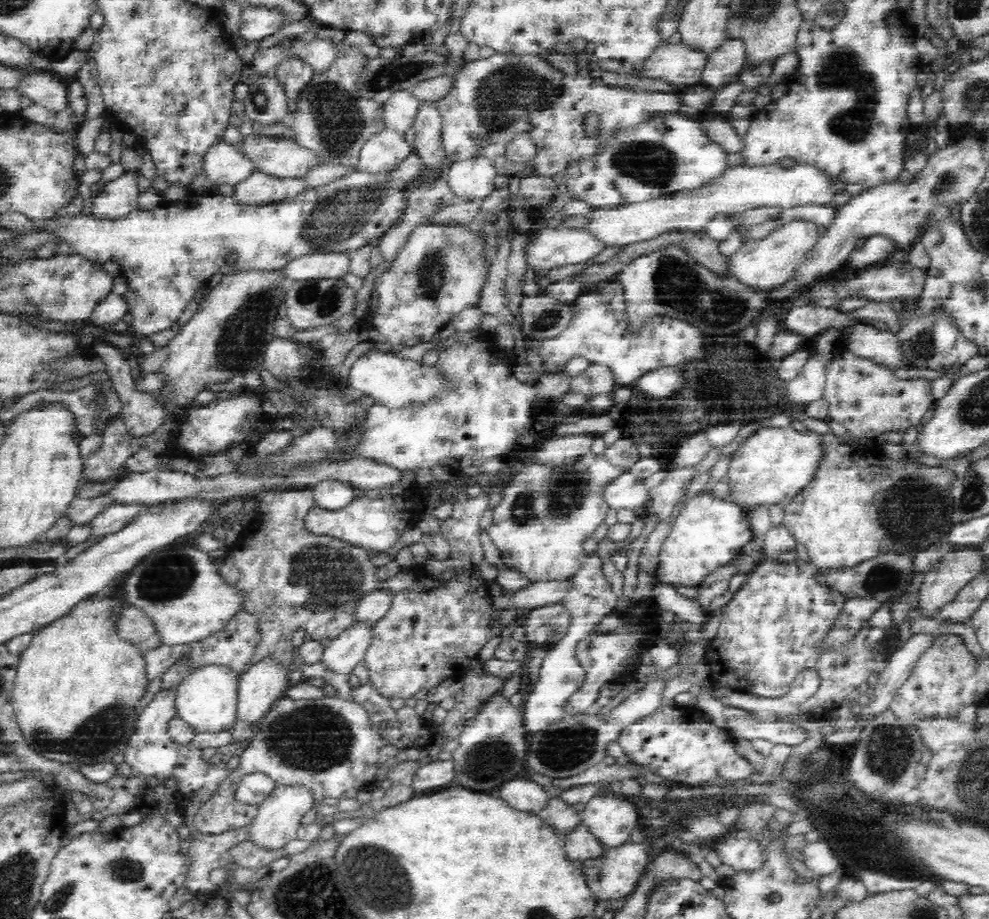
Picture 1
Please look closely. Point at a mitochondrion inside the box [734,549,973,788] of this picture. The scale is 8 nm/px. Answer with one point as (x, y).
(892, 750)

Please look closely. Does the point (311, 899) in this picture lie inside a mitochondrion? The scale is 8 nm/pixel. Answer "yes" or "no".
yes

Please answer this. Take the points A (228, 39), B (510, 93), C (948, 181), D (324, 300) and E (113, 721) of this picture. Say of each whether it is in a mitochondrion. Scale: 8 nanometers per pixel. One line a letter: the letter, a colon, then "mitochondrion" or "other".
A: other
B: mitochondrion
C: mitochondrion
D: mitochondrion
E: mitochondrion

